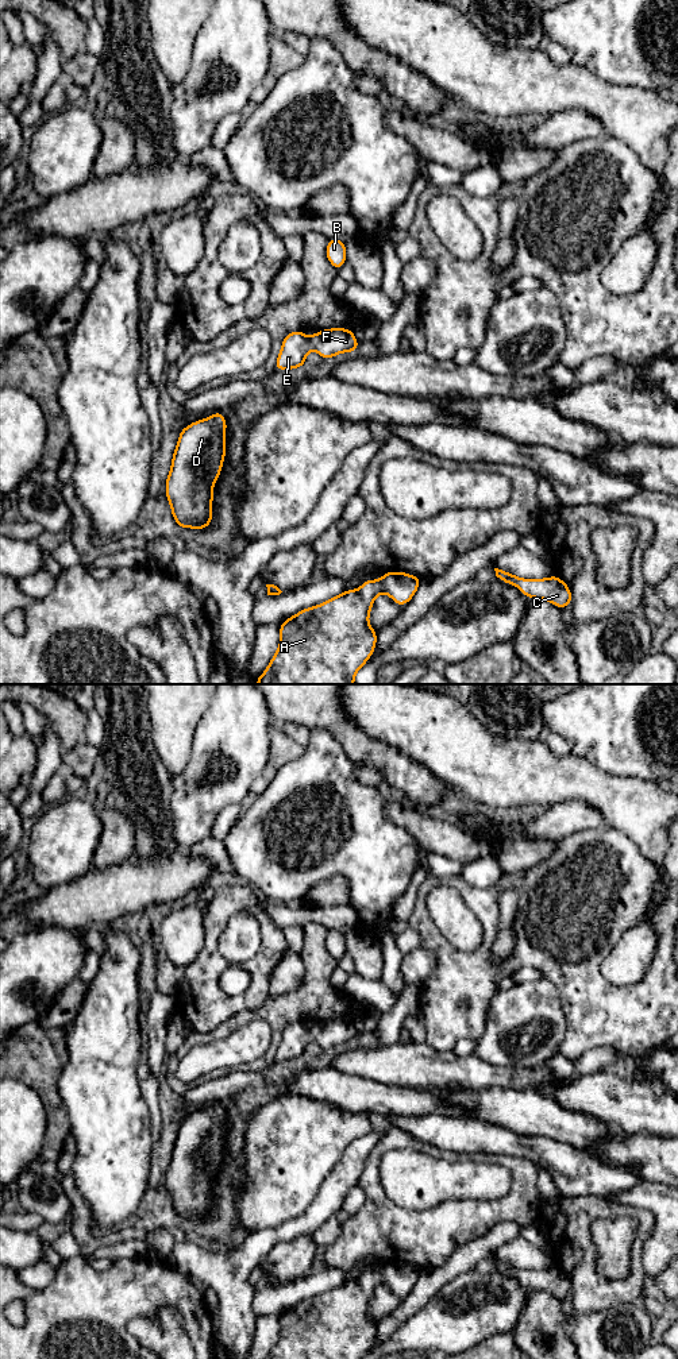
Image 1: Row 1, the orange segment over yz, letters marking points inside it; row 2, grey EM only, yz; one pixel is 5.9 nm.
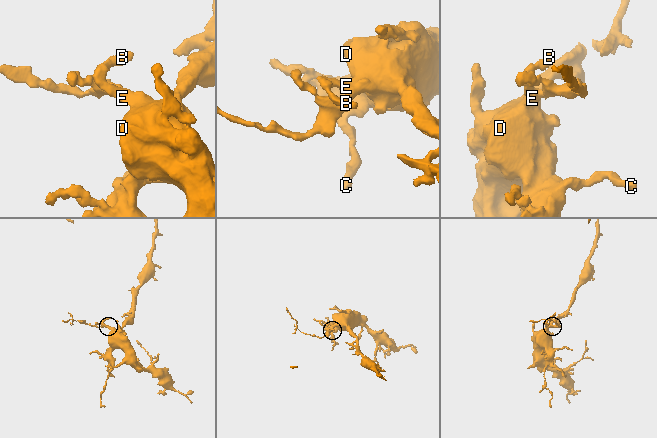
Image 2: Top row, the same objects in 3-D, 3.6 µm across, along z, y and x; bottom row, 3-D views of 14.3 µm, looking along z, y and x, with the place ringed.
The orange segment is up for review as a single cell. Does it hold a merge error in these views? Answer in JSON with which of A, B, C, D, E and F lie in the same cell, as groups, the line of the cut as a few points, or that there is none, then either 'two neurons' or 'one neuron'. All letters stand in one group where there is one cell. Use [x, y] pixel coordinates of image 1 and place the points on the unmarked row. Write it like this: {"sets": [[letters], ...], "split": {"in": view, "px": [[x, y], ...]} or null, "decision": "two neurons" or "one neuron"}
{"sets": [["A", "B", "C", "D", "E", "F"]], "split": null, "decision": "one neuron"}

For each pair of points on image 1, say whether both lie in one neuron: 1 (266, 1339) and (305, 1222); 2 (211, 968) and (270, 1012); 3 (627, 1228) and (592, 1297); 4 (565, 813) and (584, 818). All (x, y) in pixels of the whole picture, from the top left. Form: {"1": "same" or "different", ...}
{"1": "different", "2": "different", "3": "different", "4": "same"}

